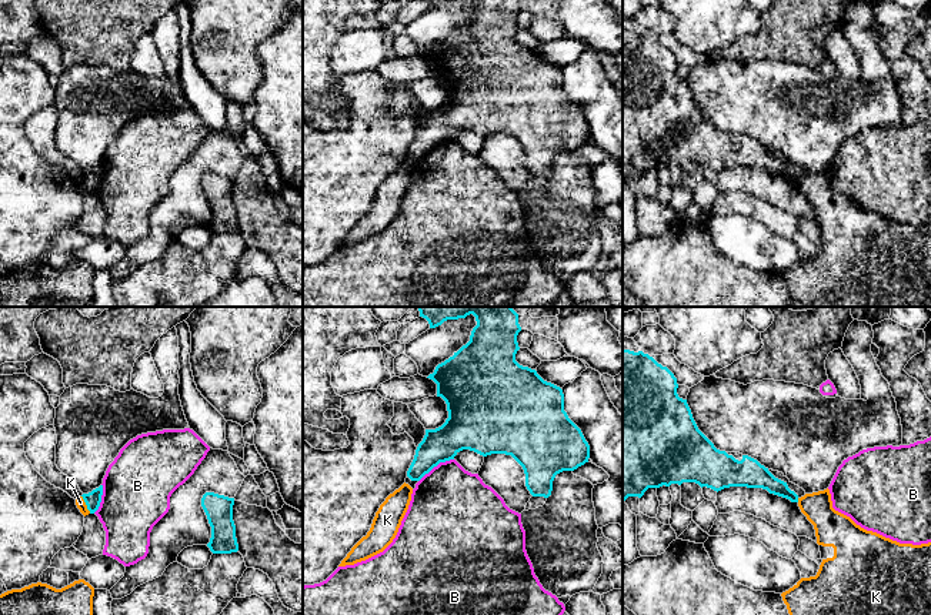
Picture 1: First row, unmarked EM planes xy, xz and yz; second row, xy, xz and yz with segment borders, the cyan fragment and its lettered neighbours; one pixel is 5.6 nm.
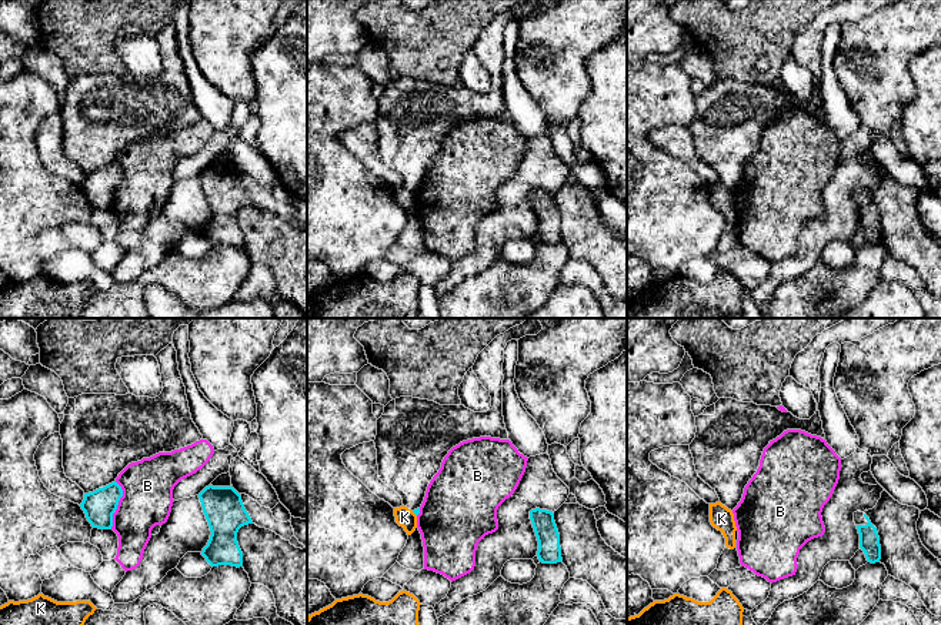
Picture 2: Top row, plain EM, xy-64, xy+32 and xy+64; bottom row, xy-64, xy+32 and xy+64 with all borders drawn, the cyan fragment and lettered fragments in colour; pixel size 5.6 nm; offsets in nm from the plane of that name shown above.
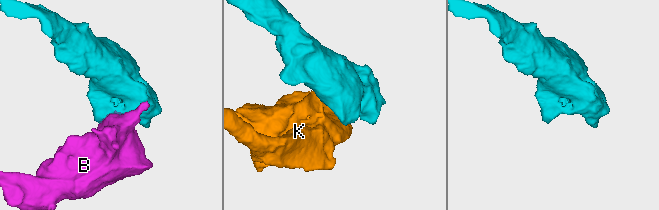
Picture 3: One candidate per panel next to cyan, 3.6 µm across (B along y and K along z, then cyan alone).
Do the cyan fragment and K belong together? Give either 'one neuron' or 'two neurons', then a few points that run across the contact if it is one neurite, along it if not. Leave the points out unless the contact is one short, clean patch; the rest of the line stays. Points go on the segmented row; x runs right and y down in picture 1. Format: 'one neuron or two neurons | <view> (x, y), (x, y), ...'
two neurons | xy (82, 495), (90, 512)

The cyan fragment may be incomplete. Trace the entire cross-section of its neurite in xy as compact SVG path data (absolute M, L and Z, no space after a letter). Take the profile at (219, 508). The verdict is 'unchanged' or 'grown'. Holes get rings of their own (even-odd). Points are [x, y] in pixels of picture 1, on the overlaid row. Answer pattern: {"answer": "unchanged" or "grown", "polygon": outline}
{"answer": "unchanged", "polygon": "M206 492L201 498L201 507L211 527L211 538L207 547L213 554L231 554L238 551L233 505L234 498L214 492Z"}

